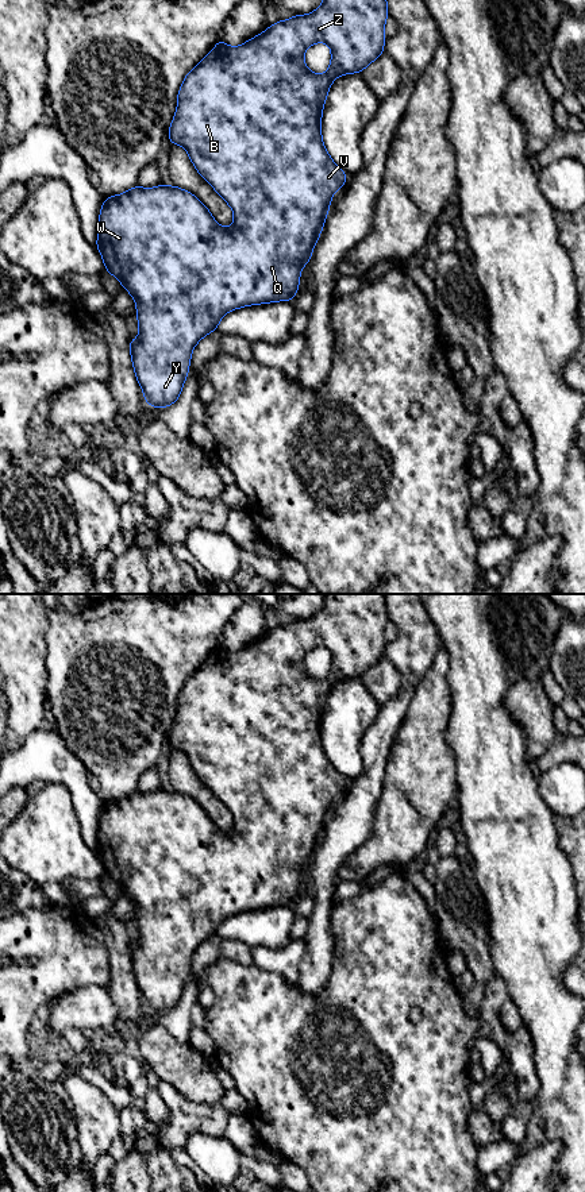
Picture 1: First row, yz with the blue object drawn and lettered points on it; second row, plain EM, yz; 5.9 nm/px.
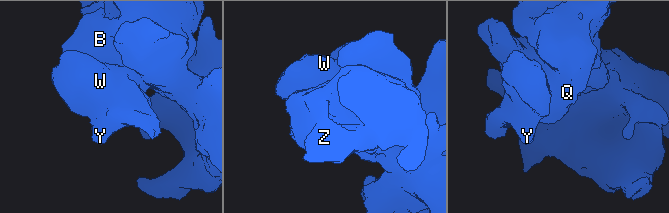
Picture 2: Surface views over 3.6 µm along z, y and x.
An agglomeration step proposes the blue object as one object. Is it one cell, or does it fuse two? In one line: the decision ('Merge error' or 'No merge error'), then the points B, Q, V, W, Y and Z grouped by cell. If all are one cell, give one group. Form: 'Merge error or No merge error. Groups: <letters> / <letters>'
No merge error. Groups: B Q V W Y Z

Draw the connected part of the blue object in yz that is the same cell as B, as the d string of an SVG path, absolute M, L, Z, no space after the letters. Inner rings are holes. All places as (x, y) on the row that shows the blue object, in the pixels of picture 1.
M323 0L320 7L312 13L295 15L288 20L270 24L266 31L238 47L228 46L219 39L215 49L208 51L207 57L186 74L177 96L177 111L169 126L168 139L172 144L181 144L186 150L195 169L232 208L232 227L219 225L207 207L196 196L174 185L158 185L151 189L136 185L122 194L105 198L99 216L96 247L101 254L105 270L120 281L122 286L134 297L136 304L139 333L136 340L130 339L128 343L136 381L143 390L146 404L162 409L177 401L189 373L189 363L195 346L218 328L226 313L247 305L292 301L297 293L300 271L304 269L305 263L311 261L313 247L326 223L326 215L330 211L331 198L334 193L346 184L346 173L335 165L323 144L323 105L328 89L336 77L350 73L362 73L369 63L382 54L386 39L384 28L388 16L386 0ZM319 42L324 42L331 49L331 65L323 74L311 73L304 62L305 50Z

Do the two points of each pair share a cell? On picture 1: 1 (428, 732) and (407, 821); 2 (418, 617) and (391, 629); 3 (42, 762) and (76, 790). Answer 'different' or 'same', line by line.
1: same
2: different
3: same

